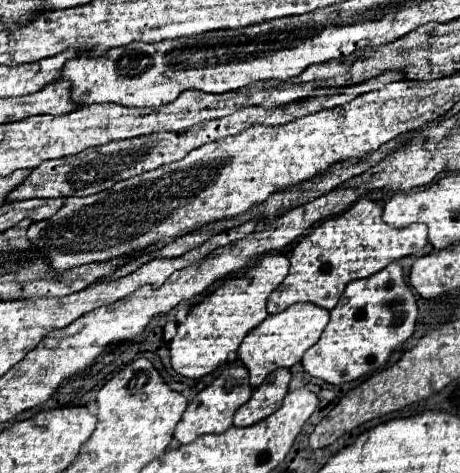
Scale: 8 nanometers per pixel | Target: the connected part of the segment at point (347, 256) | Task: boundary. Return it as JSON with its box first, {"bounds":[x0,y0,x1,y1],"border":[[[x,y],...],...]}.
{"bounds":[268,197,428,313],"border":[[[364,197],[348,207],[344,213],[334,215],[314,227],[298,241],[290,255],[290,273],[268,297],[268,313],[280,313],[294,303],[314,303],[324,309],[334,309],[346,285],[354,279],[364,279],[384,269],[386,265],[414,255],[428,243],[428,227],[414,223],[410,227],[390,227],[382,221],[382,207]]]}

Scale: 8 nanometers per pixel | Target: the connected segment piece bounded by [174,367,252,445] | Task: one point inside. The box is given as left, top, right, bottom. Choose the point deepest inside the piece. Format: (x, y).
(212, 410)

